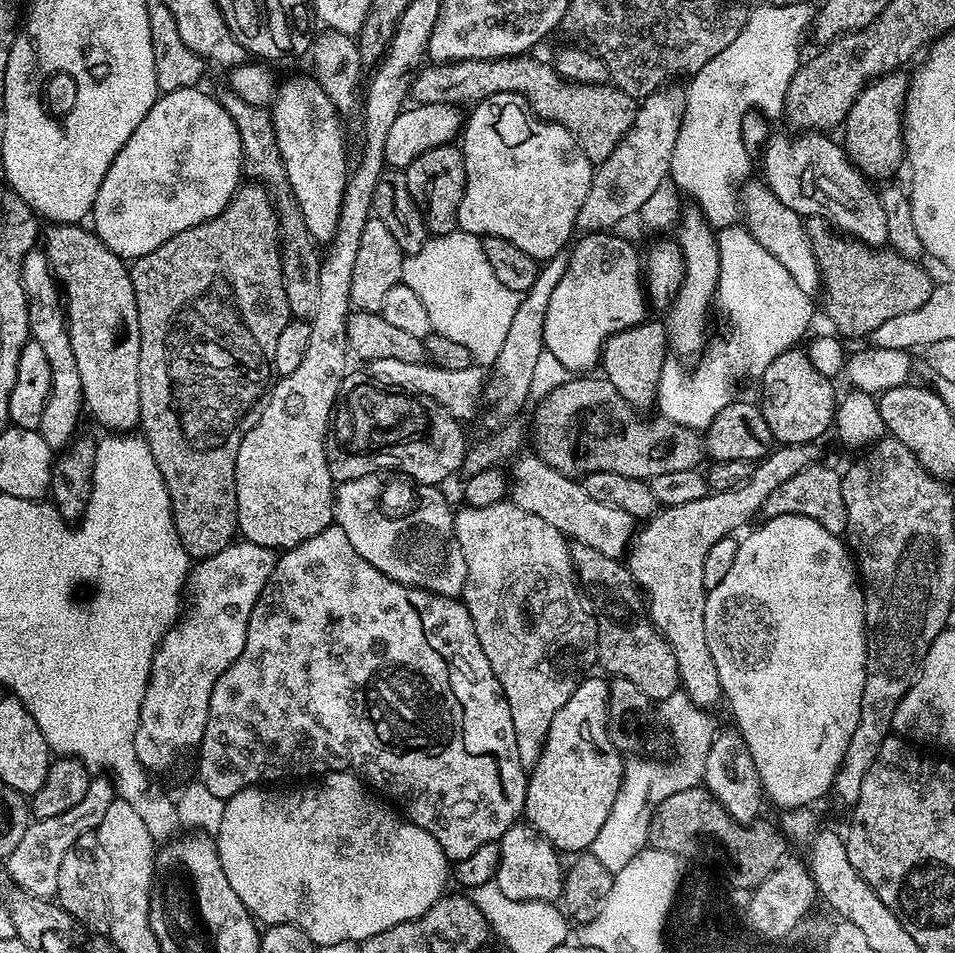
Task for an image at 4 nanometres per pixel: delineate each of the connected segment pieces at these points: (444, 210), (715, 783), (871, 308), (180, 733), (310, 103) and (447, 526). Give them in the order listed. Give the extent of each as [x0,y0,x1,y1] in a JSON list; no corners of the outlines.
[[404,143,466,236],[703,727,766,824],[804,216,934,337],[130,538,278,773],[270,76,350,246],[334,472,468,597]]

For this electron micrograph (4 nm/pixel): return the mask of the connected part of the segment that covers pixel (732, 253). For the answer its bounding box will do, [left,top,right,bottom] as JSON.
[655,227,813,430]

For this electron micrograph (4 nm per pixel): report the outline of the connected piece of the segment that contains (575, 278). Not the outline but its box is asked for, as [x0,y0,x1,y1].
[544,231,650,374]

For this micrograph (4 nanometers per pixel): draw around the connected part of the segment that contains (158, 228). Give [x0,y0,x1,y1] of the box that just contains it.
[90,87,244,262]

